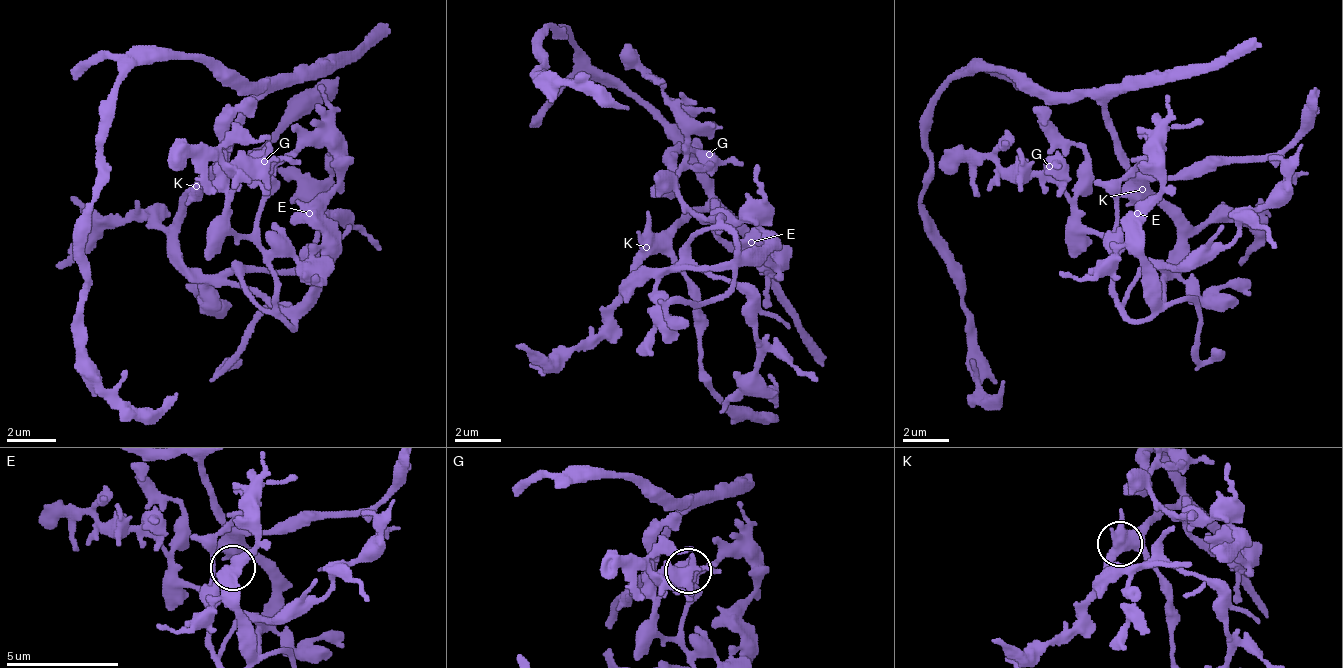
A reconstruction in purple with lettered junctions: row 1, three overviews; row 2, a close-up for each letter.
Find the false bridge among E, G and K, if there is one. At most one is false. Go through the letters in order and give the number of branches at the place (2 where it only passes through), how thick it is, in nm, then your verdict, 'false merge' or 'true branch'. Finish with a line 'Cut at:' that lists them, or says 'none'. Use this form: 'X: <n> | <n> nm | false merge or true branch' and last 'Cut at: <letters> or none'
E: 2 | 600 nm | false merge
G: 2 | 480 nm | true branch
K: 3 | 460 nm | true branch
Cut at: E

